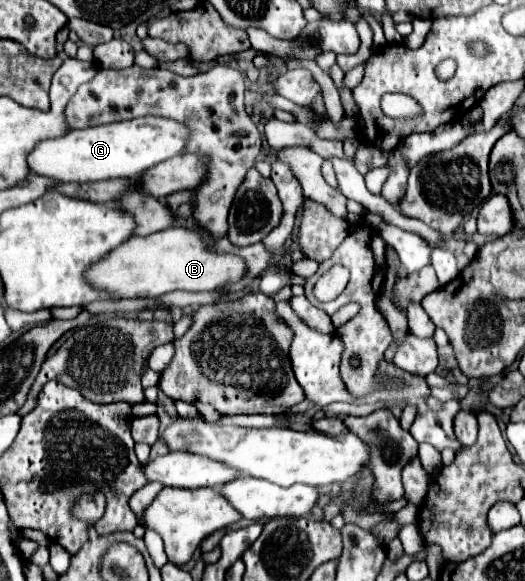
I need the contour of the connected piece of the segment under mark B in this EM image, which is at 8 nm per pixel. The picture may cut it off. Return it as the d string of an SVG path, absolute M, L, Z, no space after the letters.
M168 227L164 231L156 231L152 235L146 237L130 237L126 239L122 245L118 245L116 249L112 249L110 253L106 253L102 259L98 259L96 263L88 265L84 271L84 279L98 291L106 291L112 297L118 299L134 299L134 297L158 297L176 289L182 291L214 291L220 285L238 281L244 275L244 261L240 257L232 257L232 255L218 255L212 253L204 241L200 239L200 235L196 231L190 231L186 227Z

